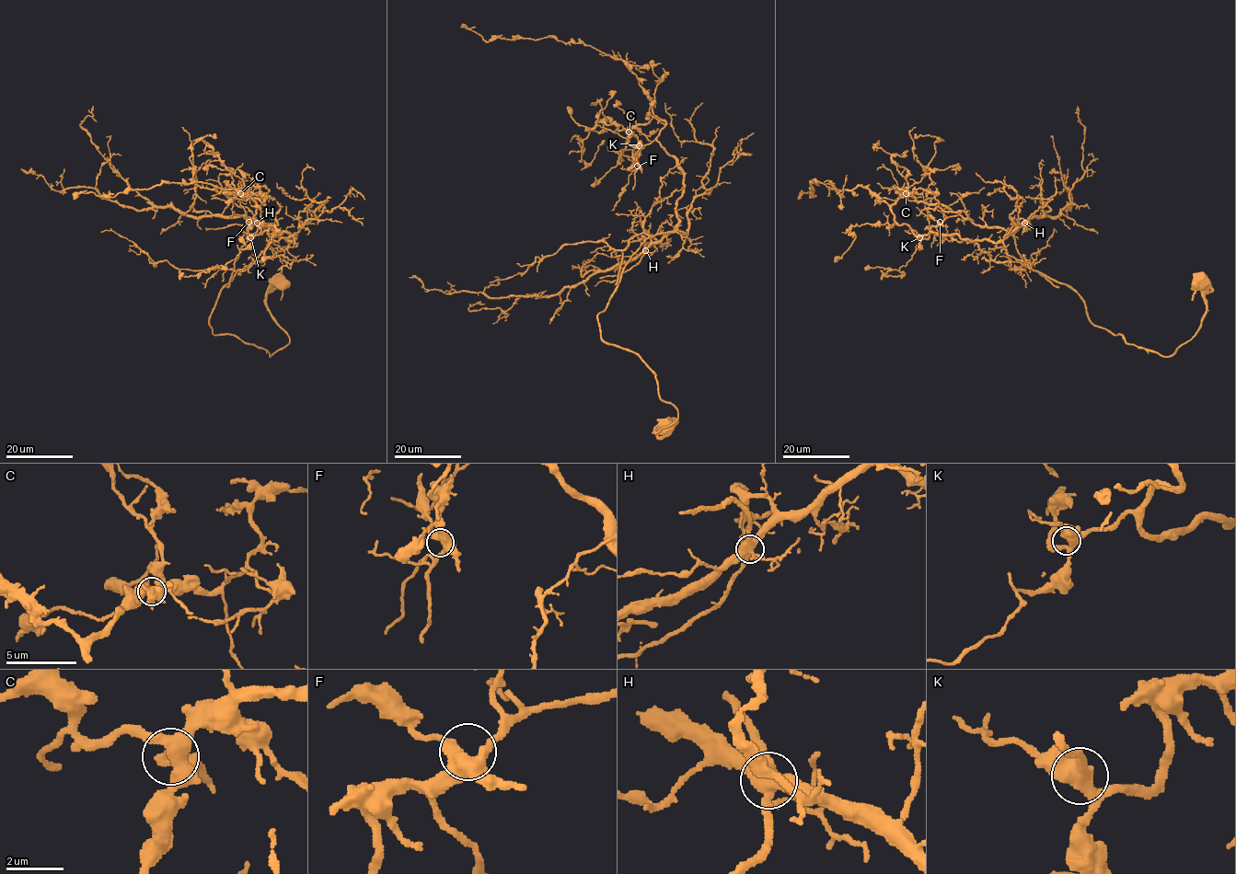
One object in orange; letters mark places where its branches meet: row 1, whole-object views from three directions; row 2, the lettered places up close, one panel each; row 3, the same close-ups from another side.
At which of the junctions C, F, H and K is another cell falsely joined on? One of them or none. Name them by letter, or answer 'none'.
H

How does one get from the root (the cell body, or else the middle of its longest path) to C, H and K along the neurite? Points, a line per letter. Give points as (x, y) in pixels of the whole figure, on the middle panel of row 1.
C: (664, 427), (677, 410), (655, 373), (597, 318), (677, 165), (664, 120), (629, 132)
H: (664, 427), (654, 431), (677, 410), (655, 373), (607, 344), (597, 318), (640, 246), (676, 229), (646, 250)
K: (664, 427), (654, 431), (677, 410), (655, 373), (607, 344), (597, 318), (677, 165), (655, 139), (639, 145)

